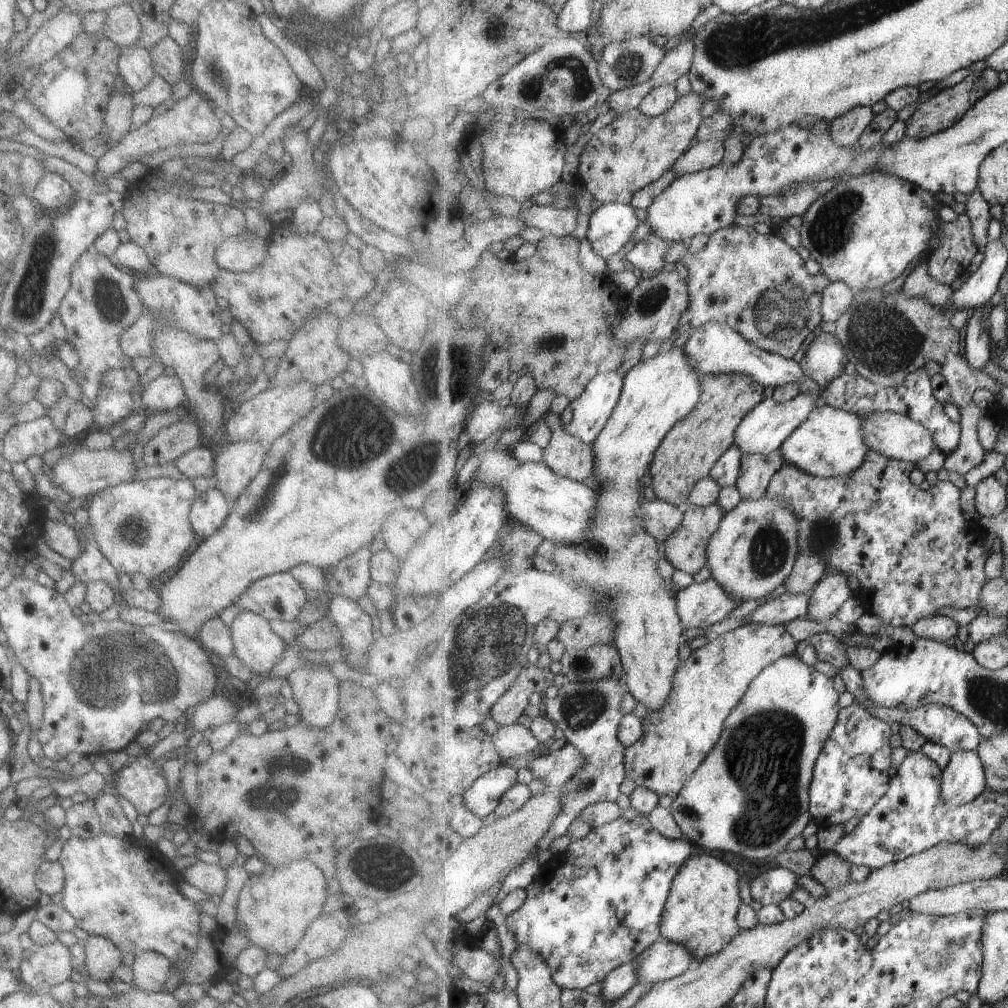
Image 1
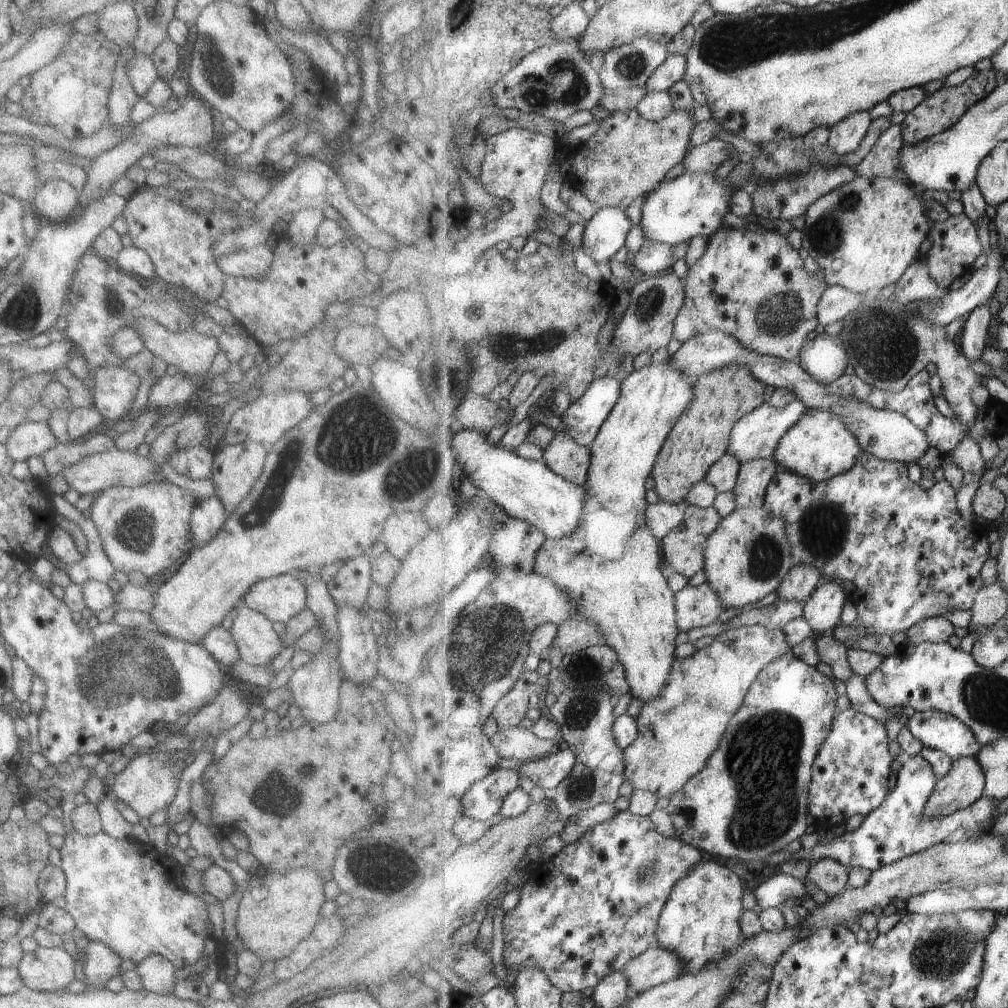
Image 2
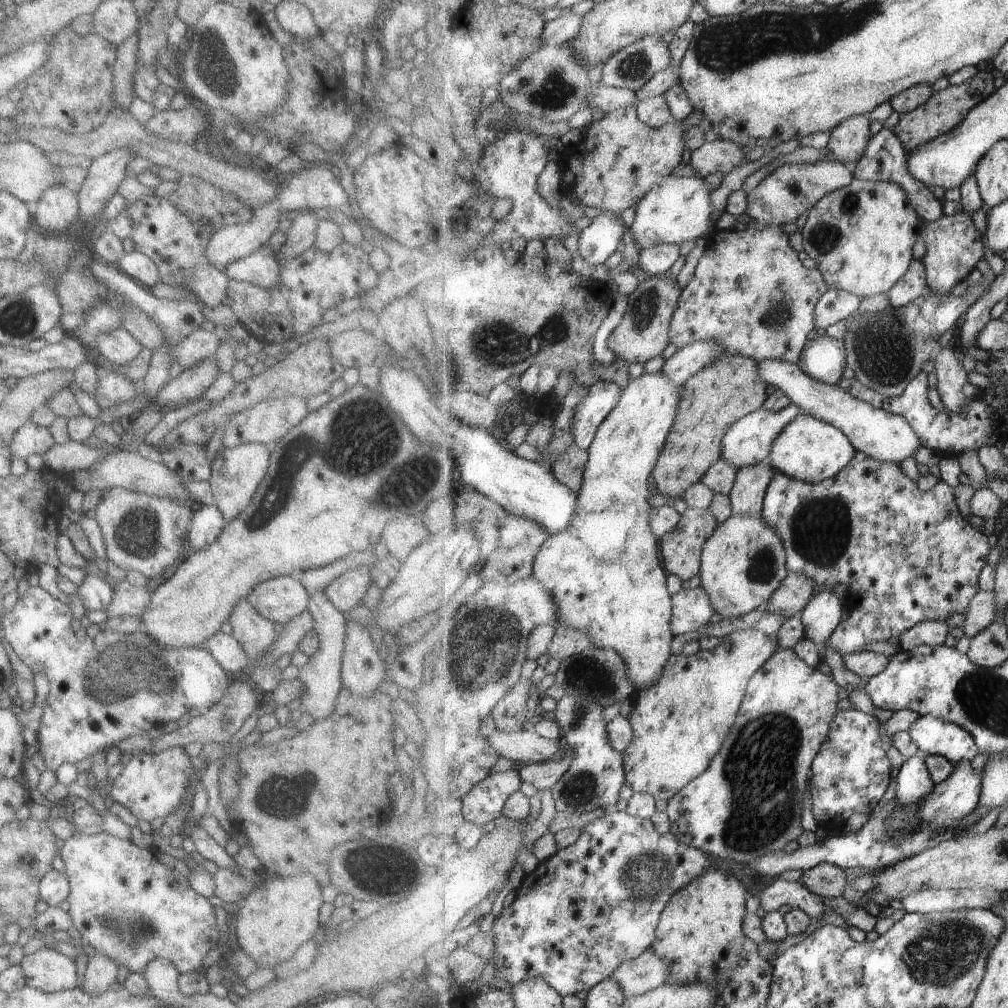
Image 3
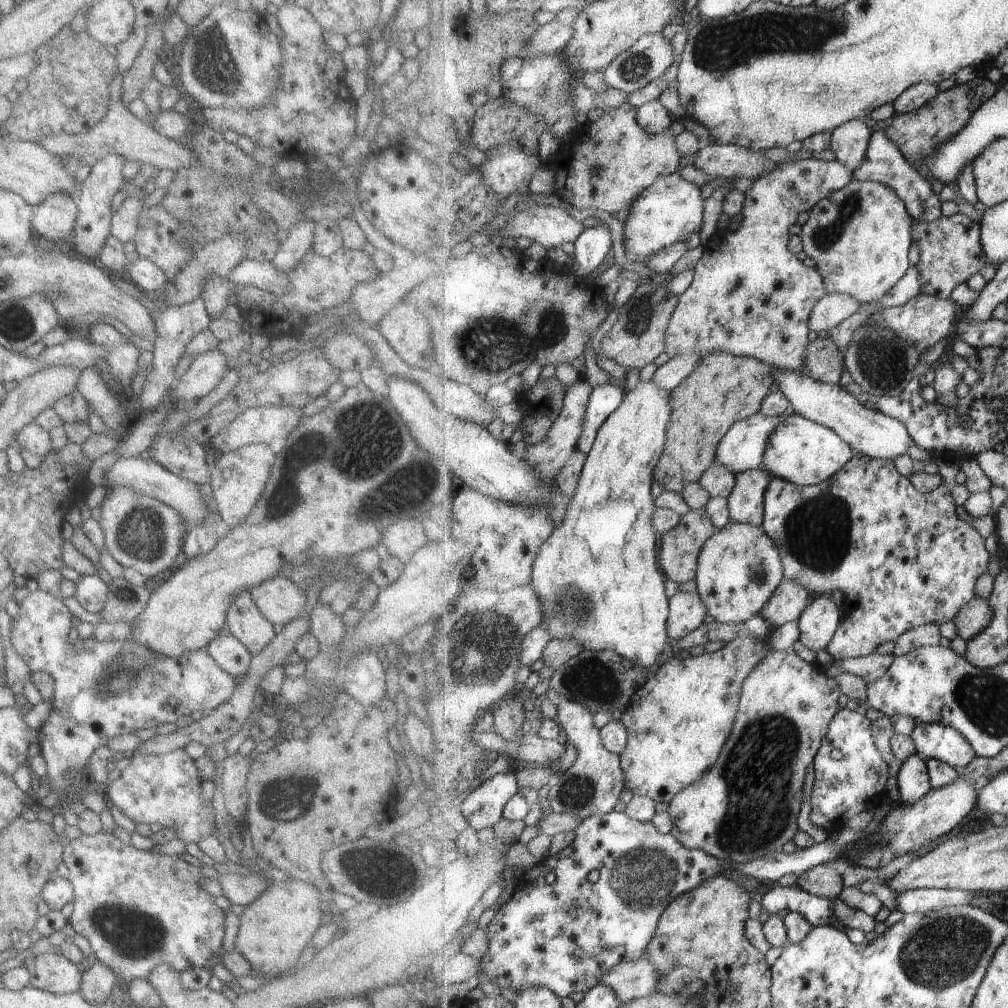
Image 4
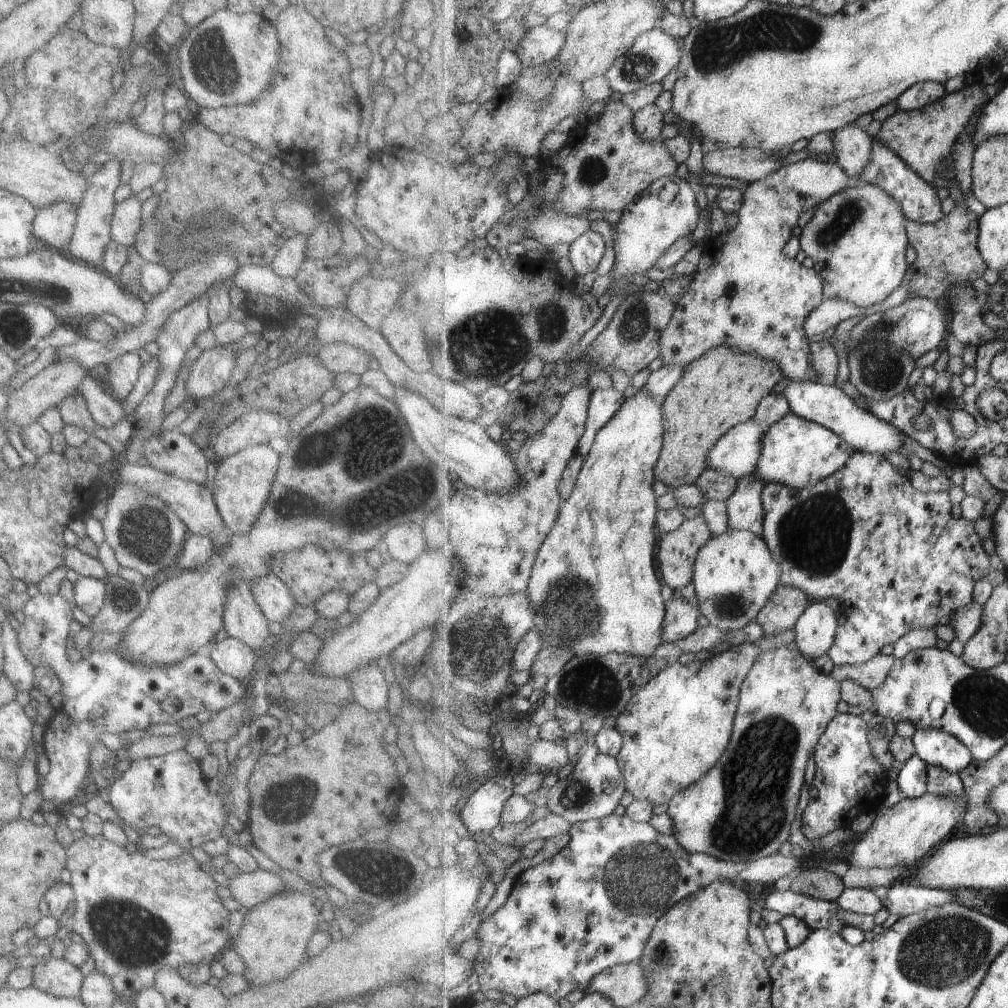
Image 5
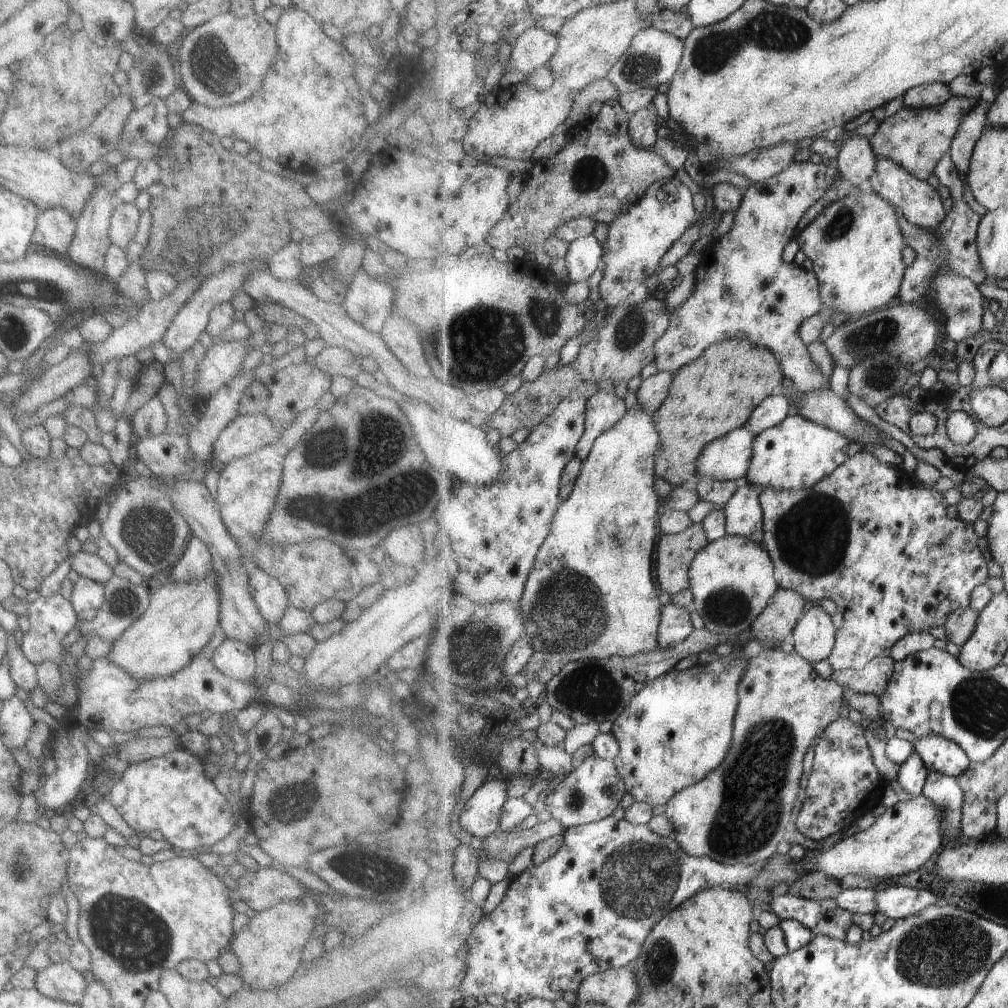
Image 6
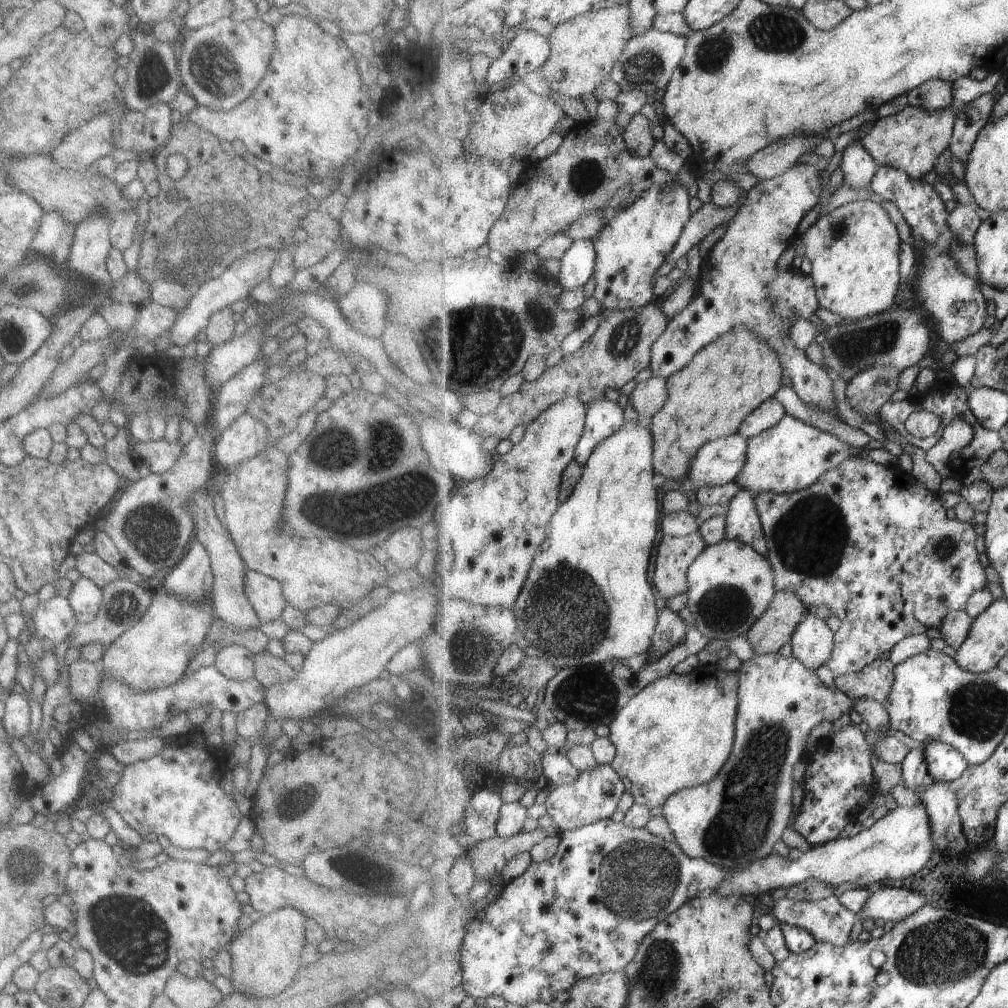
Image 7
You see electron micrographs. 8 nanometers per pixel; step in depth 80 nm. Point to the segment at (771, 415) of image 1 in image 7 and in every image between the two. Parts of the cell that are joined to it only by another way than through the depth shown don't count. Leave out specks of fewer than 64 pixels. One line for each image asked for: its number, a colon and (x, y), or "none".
2: (758, 435)
3: (750, 441)
4: (743, 448)
5: (738, 453)
6: (729, 458)
7: (720, 462)

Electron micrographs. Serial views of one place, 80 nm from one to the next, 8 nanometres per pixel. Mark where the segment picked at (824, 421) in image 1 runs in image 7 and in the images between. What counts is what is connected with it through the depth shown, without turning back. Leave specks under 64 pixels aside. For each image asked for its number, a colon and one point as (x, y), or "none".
2: (821, 446)
3: (811, 450)
4: (806, 453)
5: (799, 453)
6: (798, 453)
7: (789, 457)

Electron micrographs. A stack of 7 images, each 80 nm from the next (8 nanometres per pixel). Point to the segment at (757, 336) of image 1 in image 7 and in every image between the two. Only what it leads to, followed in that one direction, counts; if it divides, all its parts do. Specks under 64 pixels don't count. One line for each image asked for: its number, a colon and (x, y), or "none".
2: (751, 283)
3: (750, 291)
4: (751, 296)
5: (748, 294)
6: (743, 288)
7: (741, 286)

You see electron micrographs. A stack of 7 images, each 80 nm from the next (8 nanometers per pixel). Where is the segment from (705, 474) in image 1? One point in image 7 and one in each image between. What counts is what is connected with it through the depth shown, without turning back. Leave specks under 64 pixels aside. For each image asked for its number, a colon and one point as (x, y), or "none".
2: (701, 438)
3: (713, 401)
4: (725, 389)
5: (724, 388)
6: (716, 394)
7: (708, 400)

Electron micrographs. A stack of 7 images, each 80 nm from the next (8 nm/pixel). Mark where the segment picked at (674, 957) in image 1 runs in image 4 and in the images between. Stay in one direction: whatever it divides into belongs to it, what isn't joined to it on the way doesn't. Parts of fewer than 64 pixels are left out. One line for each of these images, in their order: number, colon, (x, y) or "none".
2: (656, 966)
3: (648, 972)
4: (632, 980)

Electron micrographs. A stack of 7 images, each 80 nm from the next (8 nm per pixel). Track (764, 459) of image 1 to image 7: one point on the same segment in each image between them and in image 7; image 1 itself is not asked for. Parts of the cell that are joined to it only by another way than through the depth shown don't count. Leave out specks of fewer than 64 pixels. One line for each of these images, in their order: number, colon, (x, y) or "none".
2: (755, 477)
3: (752, 482)
4: (746, 504)
5: (745, 508)
6: (744, 514)
7: (743, 522)

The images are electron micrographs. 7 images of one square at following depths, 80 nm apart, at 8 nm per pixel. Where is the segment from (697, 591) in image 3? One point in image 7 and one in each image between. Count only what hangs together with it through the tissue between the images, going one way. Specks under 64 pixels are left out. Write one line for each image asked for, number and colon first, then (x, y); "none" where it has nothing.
4: (688, 610)
5: (681, 622)
6: (675, 626)
7: (672, 629)

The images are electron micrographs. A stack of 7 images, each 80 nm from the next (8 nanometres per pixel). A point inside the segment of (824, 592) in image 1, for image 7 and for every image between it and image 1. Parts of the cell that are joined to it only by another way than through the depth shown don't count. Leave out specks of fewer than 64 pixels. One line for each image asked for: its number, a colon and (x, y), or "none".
2: (824, 610)
3: (824, 614)
4: (819, 623)
5: (816, 630)
6: (814, 638)
7: (814, 642)

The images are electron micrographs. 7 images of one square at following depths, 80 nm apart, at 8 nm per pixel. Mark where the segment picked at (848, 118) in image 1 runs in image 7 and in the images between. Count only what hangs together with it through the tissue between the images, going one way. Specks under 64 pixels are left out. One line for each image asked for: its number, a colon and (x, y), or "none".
2: (846, 137)
3: (848, 143)
4: (850, 142)
5: (852, 146)
6: (857, 161)
7: (859, 168)

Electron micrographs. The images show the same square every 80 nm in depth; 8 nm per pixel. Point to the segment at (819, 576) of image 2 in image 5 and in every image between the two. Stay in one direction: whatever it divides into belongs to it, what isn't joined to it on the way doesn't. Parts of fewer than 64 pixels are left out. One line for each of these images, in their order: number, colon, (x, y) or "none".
3: (797, 590)
4: (788, 604)
5: (788, 604)

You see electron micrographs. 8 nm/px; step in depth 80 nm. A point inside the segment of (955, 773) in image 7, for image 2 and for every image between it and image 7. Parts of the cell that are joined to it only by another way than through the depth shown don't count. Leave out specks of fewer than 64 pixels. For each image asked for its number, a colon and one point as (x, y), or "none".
2: (939, 730)
3: (935, 736)
4: (935, 741)
5: (937, 748)
6: (940, 754)

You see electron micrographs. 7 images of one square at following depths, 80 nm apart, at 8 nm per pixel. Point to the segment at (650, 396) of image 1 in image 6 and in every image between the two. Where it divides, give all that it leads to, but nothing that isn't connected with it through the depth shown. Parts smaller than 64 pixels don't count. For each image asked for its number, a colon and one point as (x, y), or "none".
2: (611, 566)
3: (604, 572)
4: (598, 576)
5: (594, 589)
6: (591, 594)

